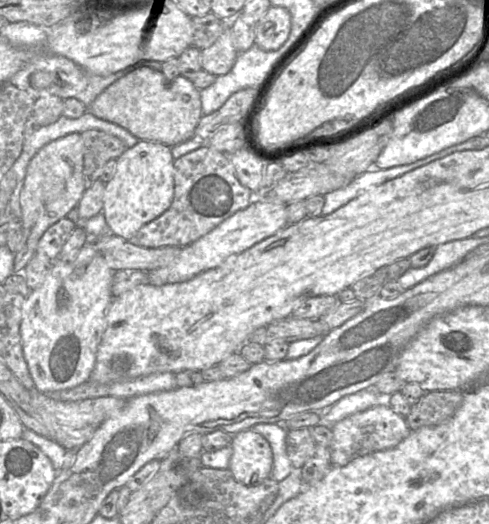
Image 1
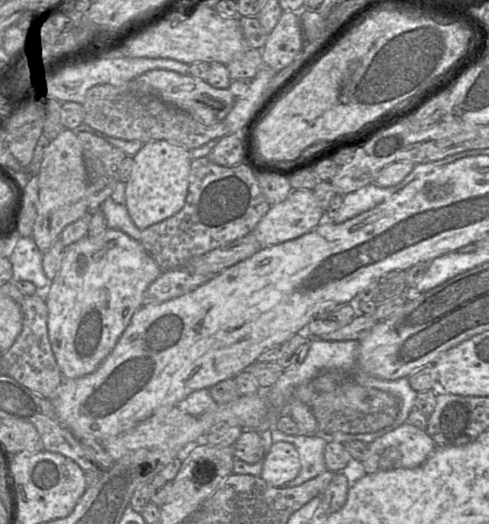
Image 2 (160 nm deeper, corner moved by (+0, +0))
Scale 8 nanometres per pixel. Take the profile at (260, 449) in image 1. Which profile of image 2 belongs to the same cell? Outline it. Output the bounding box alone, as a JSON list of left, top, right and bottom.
[260,442,301,486]

